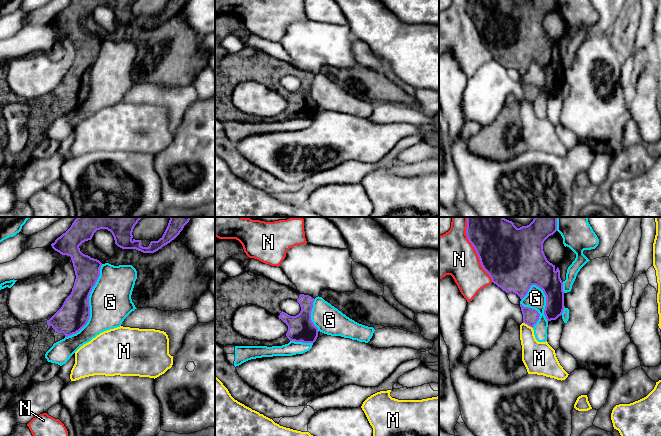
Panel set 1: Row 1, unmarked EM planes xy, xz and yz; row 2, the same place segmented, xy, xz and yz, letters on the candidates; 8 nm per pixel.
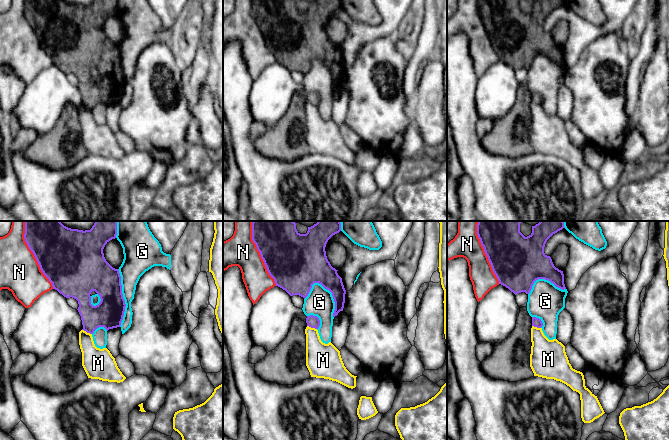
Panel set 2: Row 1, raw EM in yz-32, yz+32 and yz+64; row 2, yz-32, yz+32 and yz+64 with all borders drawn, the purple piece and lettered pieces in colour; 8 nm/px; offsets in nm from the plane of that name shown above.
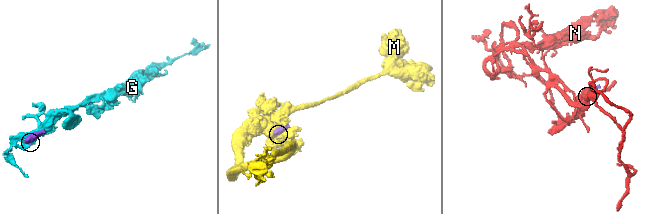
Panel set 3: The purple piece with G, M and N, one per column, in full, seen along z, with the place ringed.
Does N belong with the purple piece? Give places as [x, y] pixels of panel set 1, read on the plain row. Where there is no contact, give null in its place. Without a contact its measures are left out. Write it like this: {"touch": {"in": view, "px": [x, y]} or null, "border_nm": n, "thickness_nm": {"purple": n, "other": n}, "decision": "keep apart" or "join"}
{"touch": {"in": "yz", "px": [476, 28]}, "border_nm": 500, "thickness_nm": {"purple": 440, "other": 340}, "decision": "keep apart"}

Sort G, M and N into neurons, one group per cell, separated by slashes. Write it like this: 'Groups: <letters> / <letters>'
Groups: G N / M

